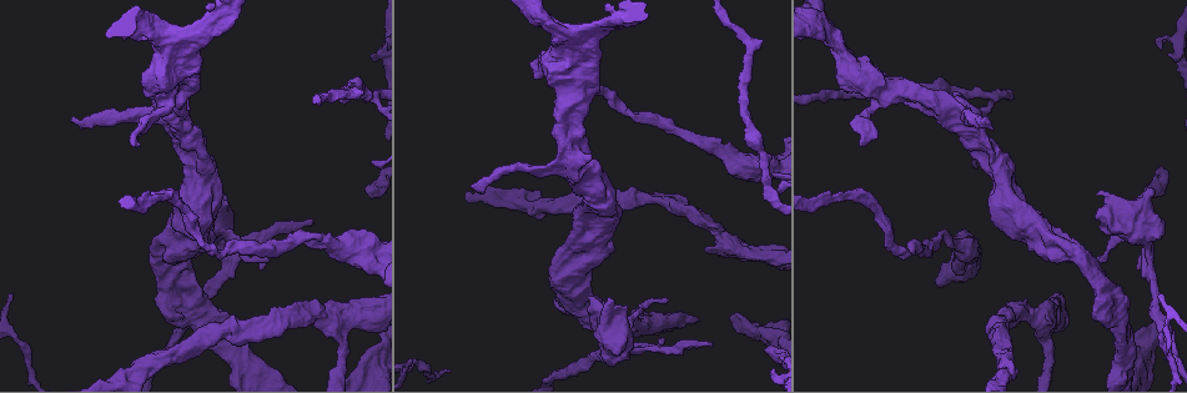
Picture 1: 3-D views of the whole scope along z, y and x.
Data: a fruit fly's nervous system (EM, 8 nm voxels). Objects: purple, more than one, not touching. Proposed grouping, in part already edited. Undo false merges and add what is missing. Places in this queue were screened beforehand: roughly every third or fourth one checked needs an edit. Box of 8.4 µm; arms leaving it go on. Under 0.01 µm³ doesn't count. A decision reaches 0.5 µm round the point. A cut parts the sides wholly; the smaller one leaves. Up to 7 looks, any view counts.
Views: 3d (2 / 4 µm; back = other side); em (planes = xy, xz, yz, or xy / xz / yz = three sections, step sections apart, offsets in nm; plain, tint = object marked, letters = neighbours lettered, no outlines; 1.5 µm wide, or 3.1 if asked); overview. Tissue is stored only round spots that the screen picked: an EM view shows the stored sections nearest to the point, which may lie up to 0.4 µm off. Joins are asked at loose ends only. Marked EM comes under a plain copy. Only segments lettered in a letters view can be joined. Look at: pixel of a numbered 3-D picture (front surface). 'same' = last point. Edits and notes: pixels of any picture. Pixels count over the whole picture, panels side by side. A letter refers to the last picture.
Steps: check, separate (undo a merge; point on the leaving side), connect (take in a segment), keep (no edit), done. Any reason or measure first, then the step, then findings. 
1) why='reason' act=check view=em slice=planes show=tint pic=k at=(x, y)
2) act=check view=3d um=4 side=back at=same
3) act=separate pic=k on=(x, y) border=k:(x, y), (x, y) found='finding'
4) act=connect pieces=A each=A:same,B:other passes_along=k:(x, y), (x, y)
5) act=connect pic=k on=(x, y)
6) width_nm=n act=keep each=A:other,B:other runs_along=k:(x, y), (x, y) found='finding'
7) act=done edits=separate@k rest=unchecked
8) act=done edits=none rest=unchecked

why='free end' act=check view=3d um=4 pic=1 at=(200, 72)

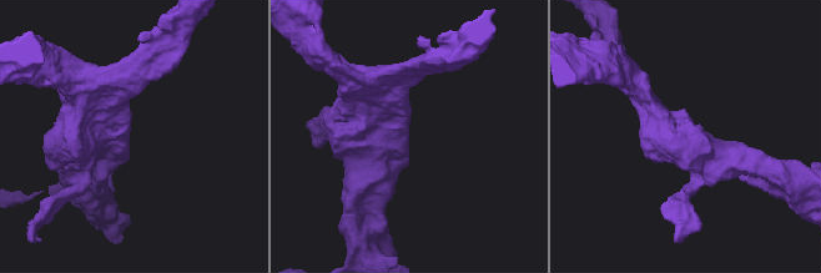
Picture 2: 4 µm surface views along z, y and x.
why='now the EM' act=check view=em slice=xy step=4 show=letters pic=2 at=(128, 127)

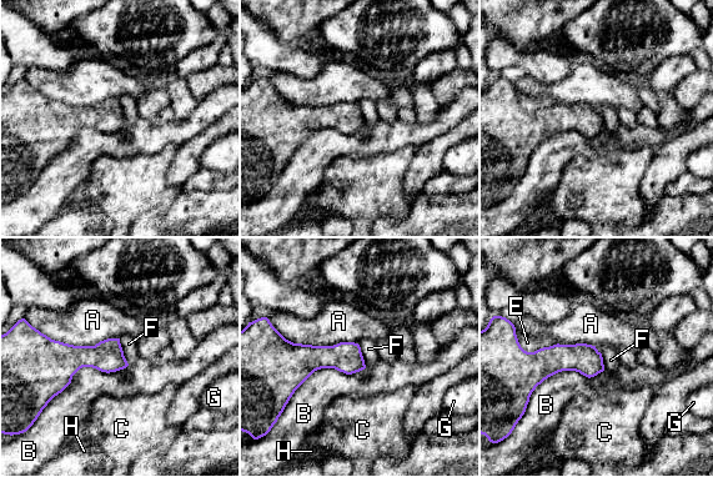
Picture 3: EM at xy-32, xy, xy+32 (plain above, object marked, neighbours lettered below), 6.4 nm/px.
act=keep each=A:other,B:other,C:other,E:other,F:other,G:other,H:other found='no lettered segment goes on from it'

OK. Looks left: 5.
why='free end' act=check view=em slice=xz step=4 show=letters pic=1 at=(471, 187)

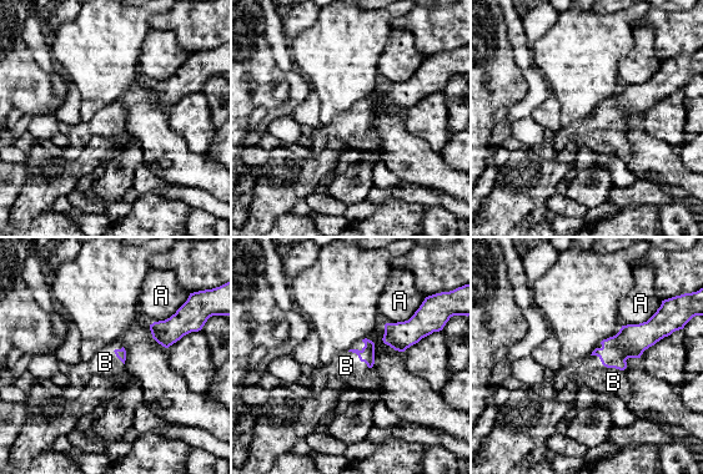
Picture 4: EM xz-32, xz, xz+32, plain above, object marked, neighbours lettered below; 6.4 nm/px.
longest_contact=A:280nm act=connect pieces=B each=A:other,B:same passes_along=4:(367, 354), (358, 357), (346, 366) found='the cell continues'

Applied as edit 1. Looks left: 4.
why='free end' act=check view=em slice=xz step=4 show=tint pic=1 at=(310, 221)

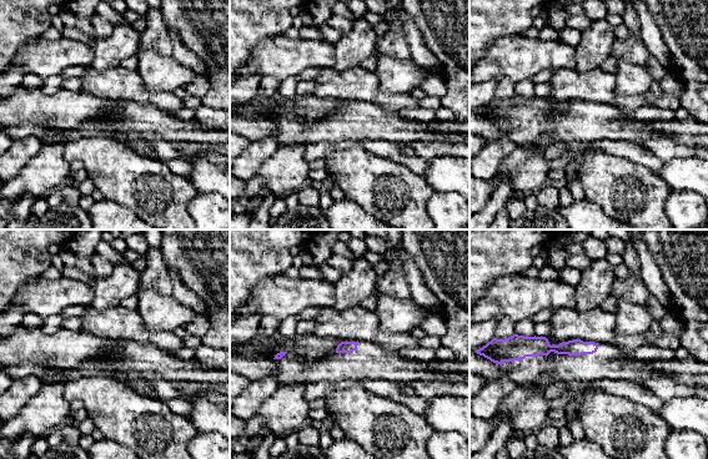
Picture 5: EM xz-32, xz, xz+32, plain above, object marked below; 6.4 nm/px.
why='another direction' act=check view=em slice=planes show=letters at=same

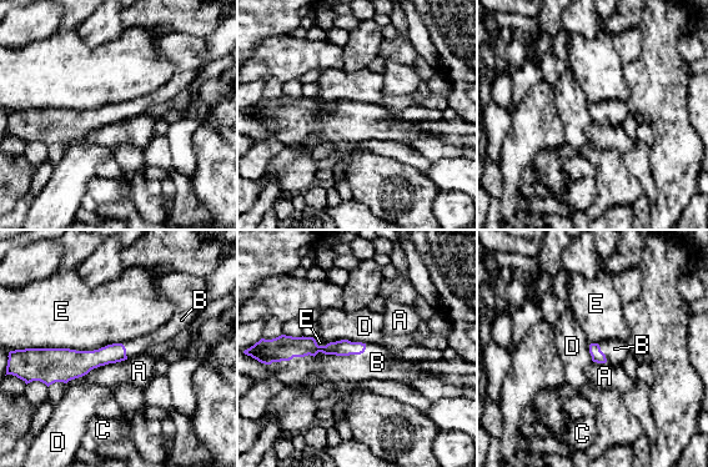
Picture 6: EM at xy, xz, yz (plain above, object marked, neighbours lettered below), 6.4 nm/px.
act=connect pieces=B each=A:other,B:same,C:other,D:other,E:other found='it goes on there'

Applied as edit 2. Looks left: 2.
act=done edits=connect@4,connect@6 rest=unchecked

